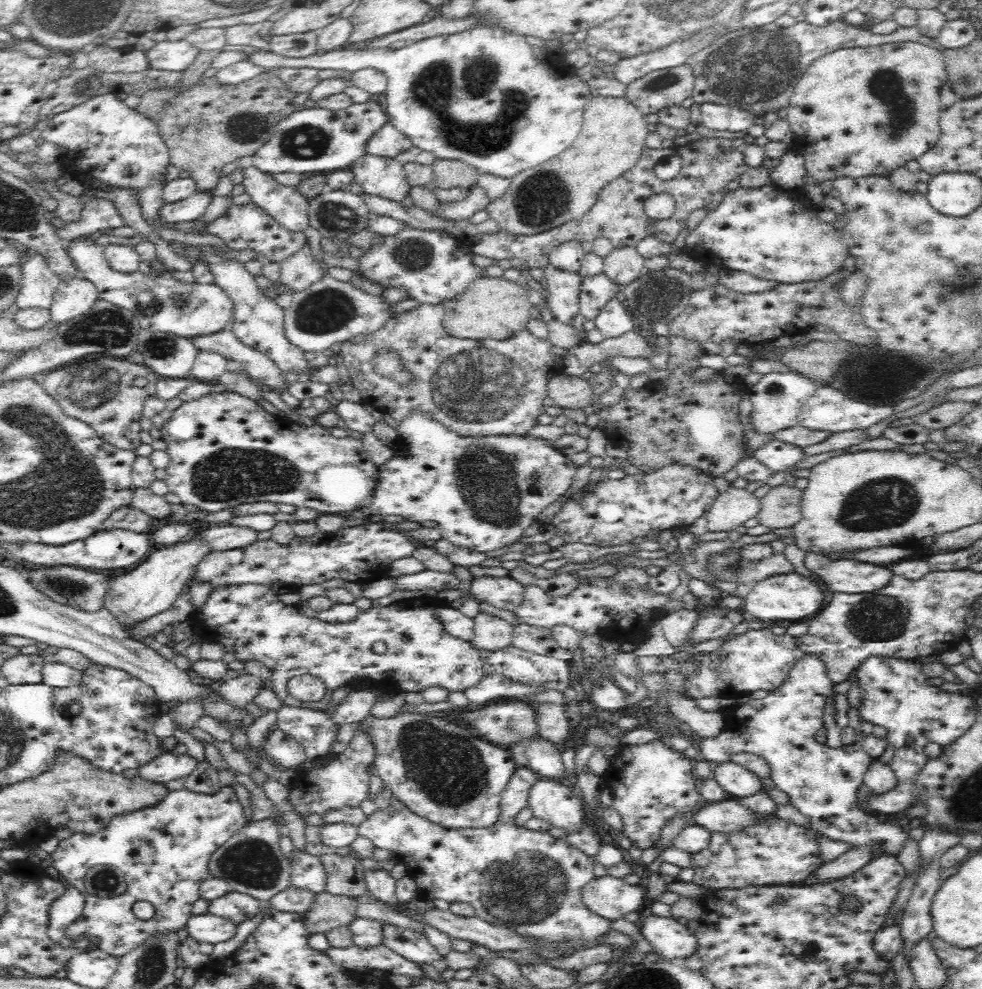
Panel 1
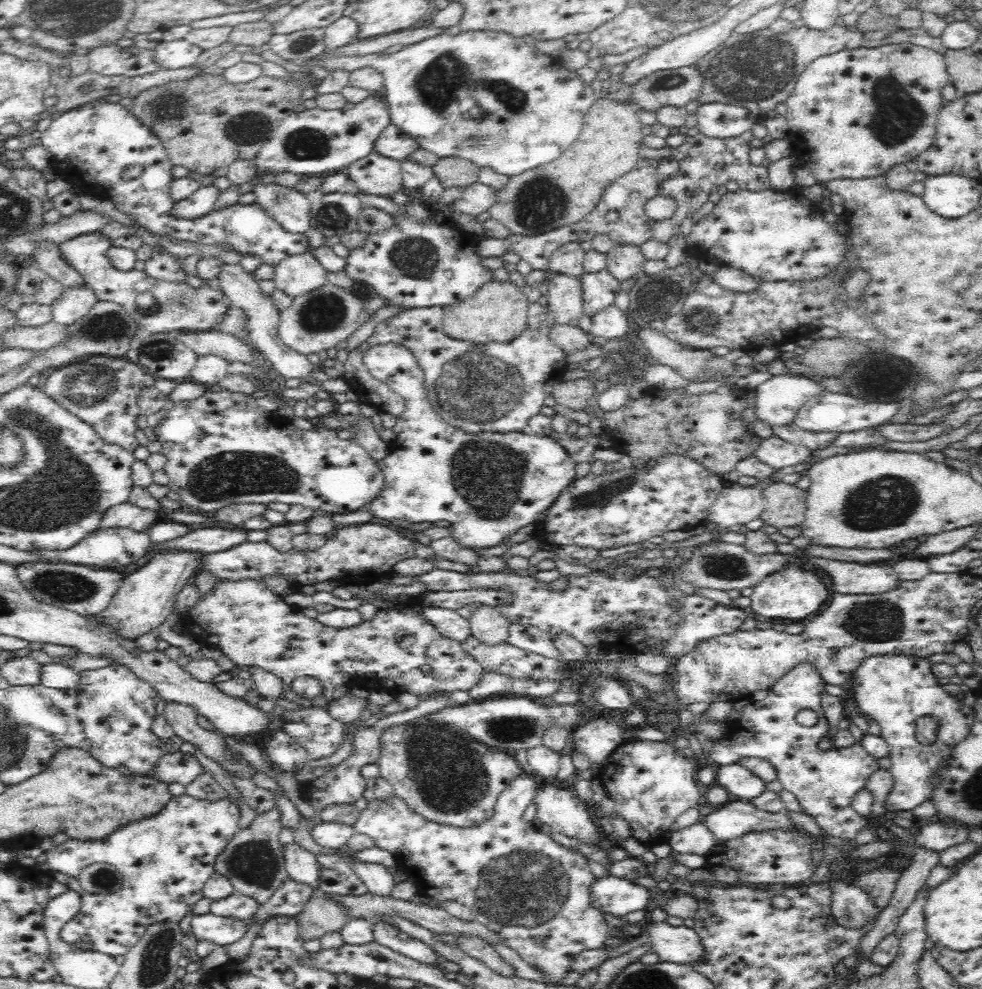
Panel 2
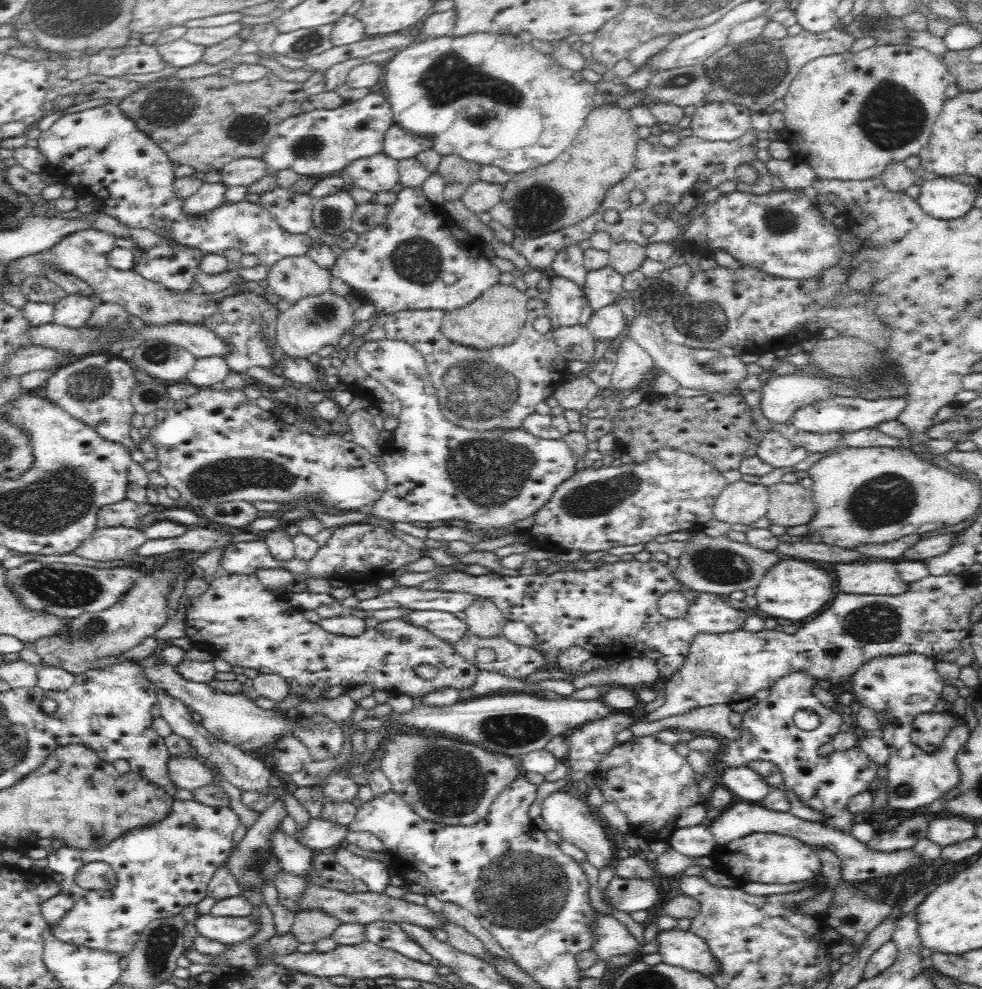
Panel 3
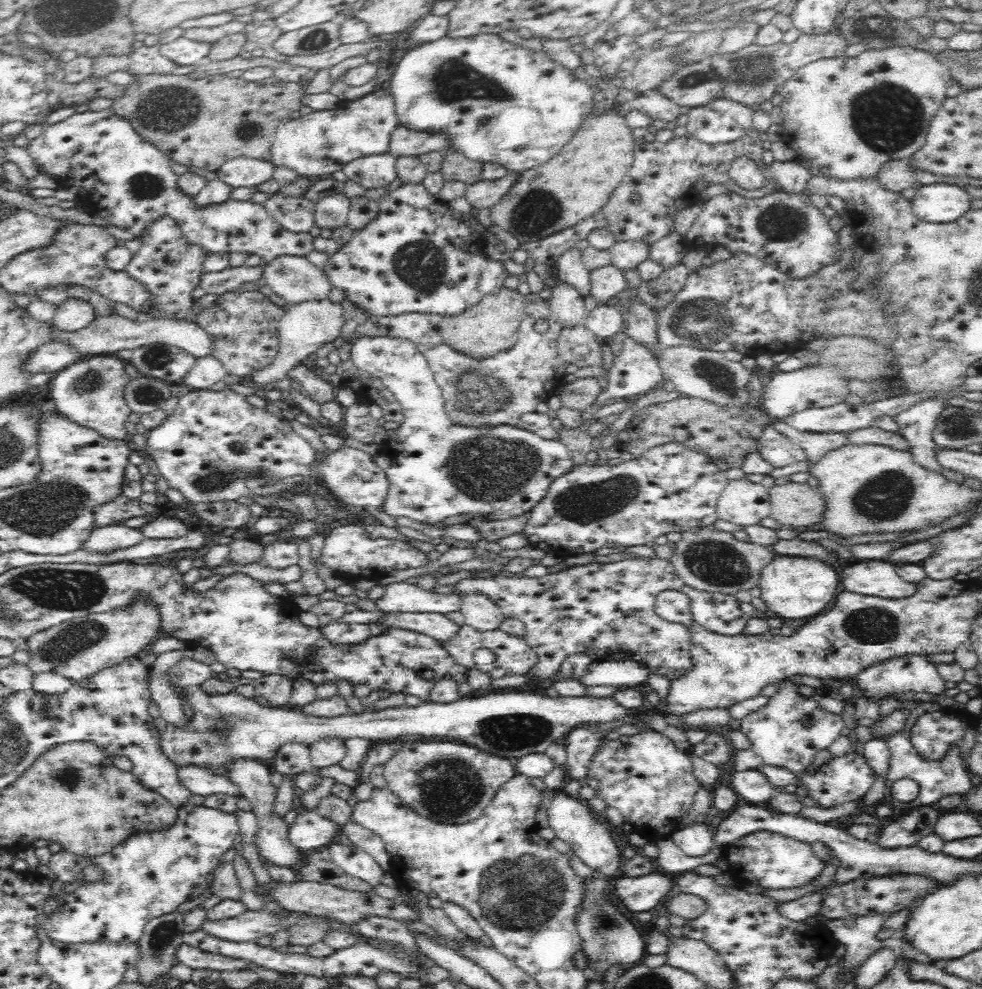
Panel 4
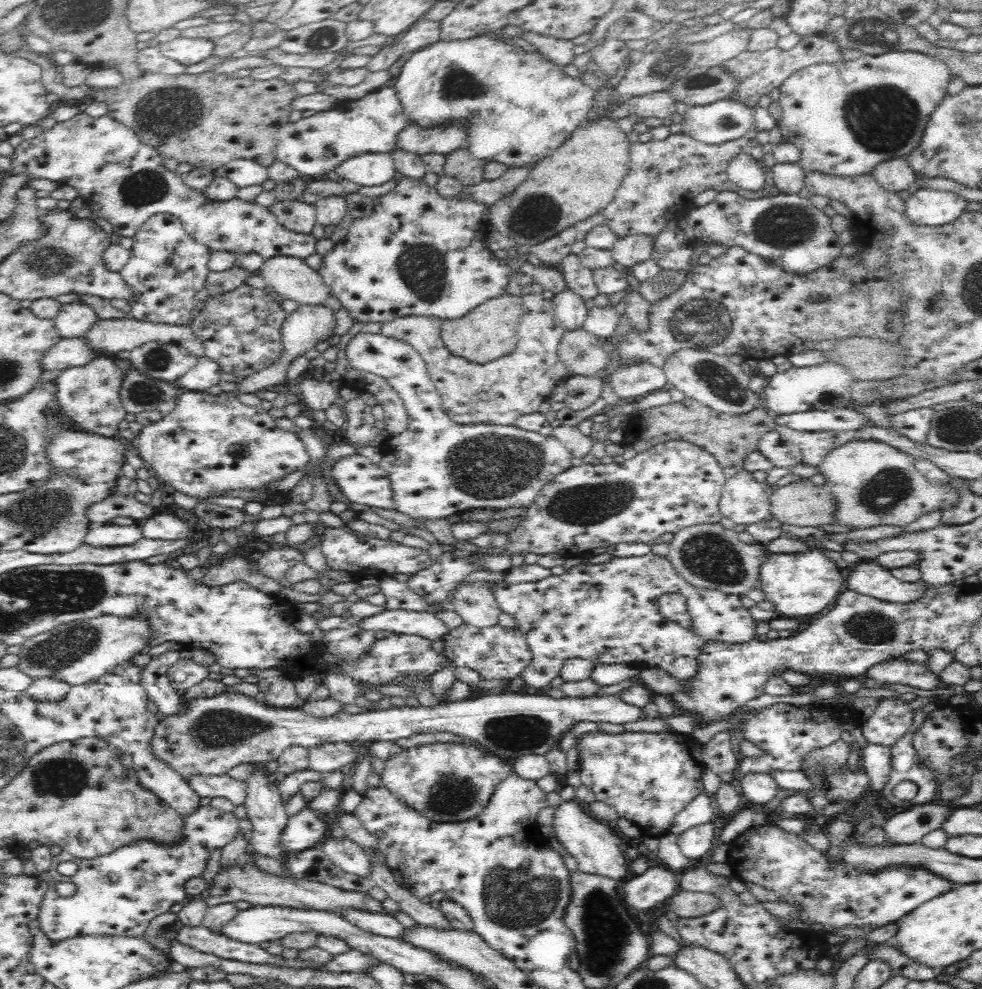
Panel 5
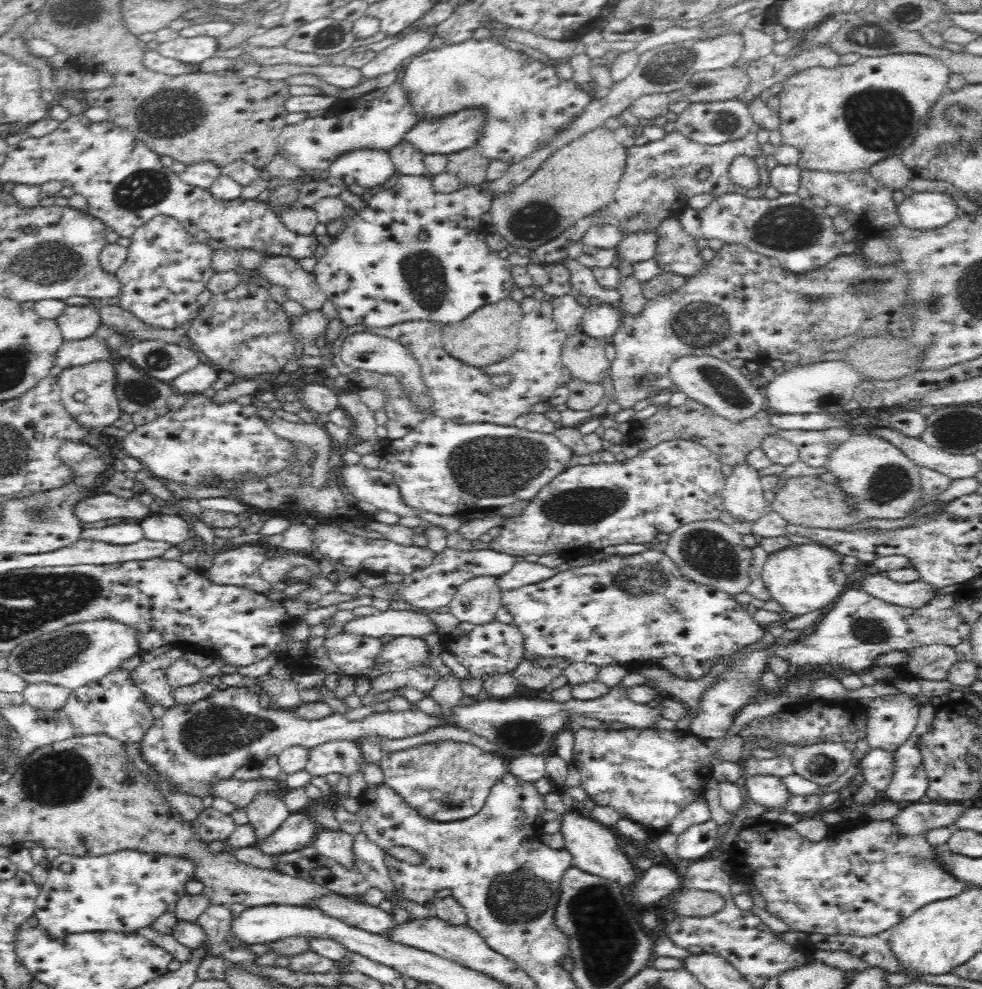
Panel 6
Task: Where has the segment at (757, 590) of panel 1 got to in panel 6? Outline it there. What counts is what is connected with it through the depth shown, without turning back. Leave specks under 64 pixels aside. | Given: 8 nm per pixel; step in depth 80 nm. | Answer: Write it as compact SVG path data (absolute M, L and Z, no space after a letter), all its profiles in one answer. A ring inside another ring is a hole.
M792 543L782 550L768 553L761 575L771 596L784 606L785 613L798 617L828 606L851 585L842 571L842 560L838 552L820 543Z

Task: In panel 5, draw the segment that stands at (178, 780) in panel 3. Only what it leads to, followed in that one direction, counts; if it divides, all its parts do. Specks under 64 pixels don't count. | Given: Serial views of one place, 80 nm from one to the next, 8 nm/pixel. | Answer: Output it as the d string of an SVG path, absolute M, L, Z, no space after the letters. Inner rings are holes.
M194 775L190 778L189 786L200 796L200 799L210 797L226 798L232 807L245 805L248 793L246 782L240 782L230 777Z

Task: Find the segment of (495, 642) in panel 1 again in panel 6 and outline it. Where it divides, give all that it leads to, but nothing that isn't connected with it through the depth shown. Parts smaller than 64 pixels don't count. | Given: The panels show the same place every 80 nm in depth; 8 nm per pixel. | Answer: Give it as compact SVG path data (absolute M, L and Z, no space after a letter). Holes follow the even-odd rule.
M482 575L471 578L458 588L444 611L455 616L460 623L486 624L495 618L502 605L502 589L497 577Z

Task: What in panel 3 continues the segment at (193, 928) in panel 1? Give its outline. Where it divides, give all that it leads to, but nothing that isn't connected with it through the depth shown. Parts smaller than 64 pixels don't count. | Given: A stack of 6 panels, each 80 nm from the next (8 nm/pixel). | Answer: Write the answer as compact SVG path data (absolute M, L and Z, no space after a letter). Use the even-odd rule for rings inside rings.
M200 915L194 924L202 936L222 944L240 944L260 930L260 922L252 920L250 915L244 917Z

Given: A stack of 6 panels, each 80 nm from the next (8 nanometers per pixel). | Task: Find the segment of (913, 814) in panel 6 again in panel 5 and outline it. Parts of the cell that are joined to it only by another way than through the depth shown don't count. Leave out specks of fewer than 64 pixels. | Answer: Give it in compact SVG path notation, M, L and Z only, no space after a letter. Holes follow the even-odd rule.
M931 802L892 815L884 826L889 842L904 845L920 842L923 836L941 828L953 808L948 803Z

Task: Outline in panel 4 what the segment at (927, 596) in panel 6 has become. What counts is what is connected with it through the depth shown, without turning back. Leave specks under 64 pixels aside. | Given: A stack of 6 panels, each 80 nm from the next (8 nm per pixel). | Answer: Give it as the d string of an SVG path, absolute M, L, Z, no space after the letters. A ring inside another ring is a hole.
M860 562L842 572L842 588L862 596L901 599L912 596L917 583L904 582L886 562Z

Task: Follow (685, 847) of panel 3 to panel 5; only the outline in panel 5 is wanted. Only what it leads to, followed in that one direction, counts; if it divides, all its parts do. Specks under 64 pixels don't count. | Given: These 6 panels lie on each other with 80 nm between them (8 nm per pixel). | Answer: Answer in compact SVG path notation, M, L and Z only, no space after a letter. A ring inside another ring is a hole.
M714 820L693 826L677 836L680 851L692 862L698 862L708 850L714 840Z

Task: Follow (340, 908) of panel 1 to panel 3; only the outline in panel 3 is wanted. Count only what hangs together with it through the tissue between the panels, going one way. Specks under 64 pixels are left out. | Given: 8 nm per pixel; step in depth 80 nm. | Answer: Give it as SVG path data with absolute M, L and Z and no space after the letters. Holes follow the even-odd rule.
M298 910L293 919L291 933L299 943L314 944L317 940L330 937L339 924L340 921L322 911Z

